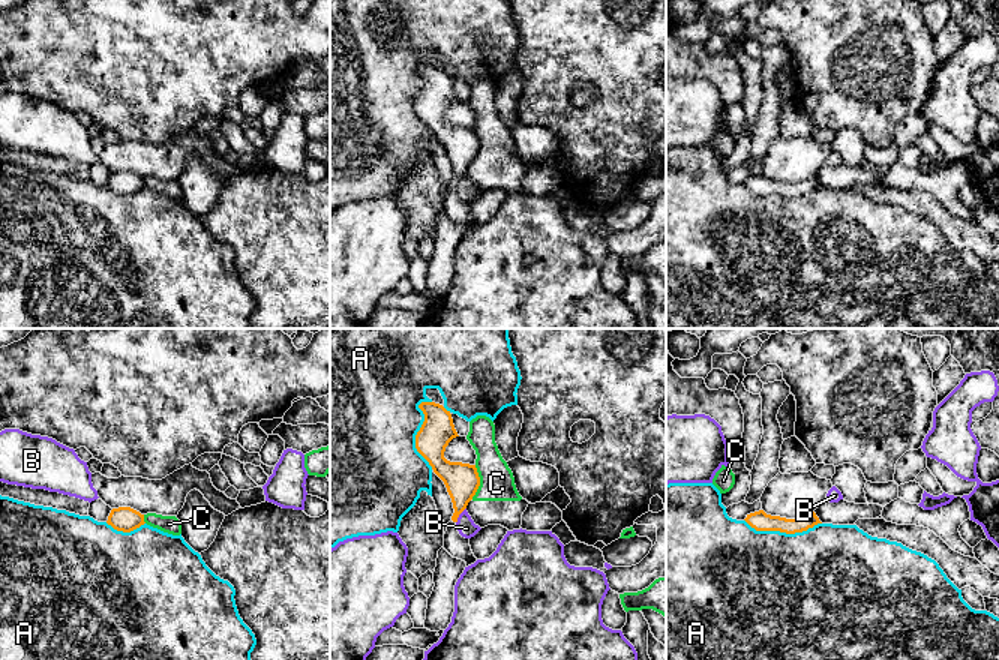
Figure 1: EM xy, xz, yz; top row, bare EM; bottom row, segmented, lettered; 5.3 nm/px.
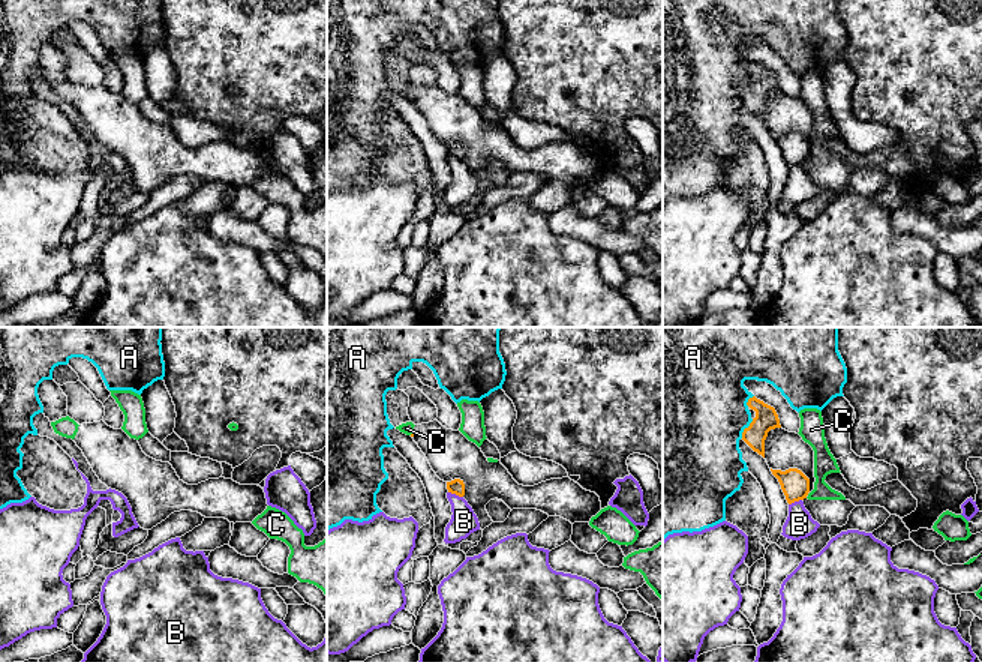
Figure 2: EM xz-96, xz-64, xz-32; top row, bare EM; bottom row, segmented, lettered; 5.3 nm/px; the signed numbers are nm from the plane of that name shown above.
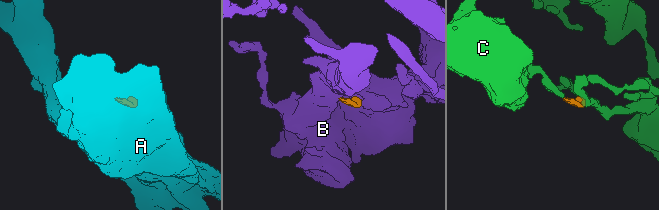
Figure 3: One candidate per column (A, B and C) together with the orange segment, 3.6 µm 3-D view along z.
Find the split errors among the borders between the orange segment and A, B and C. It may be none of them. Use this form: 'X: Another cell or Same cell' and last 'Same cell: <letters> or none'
A: Another cell
B: Another cell
C: Another cell
Same cell: none

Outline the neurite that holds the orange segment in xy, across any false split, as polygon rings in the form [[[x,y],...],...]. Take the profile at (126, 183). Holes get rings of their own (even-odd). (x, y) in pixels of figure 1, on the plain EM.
[[[118,171],[111,174],[106,188],[117,195],[130,196],[146,186],[144,178],[141,178],[140,176],[130,171]]]

